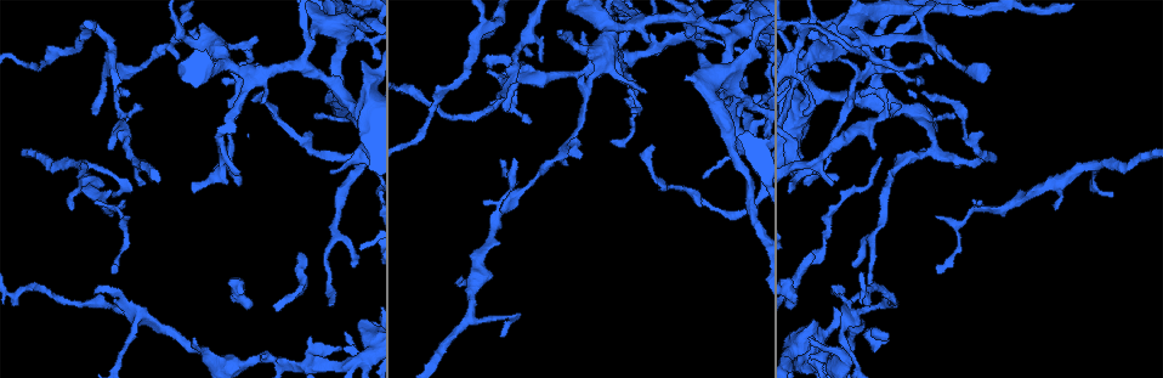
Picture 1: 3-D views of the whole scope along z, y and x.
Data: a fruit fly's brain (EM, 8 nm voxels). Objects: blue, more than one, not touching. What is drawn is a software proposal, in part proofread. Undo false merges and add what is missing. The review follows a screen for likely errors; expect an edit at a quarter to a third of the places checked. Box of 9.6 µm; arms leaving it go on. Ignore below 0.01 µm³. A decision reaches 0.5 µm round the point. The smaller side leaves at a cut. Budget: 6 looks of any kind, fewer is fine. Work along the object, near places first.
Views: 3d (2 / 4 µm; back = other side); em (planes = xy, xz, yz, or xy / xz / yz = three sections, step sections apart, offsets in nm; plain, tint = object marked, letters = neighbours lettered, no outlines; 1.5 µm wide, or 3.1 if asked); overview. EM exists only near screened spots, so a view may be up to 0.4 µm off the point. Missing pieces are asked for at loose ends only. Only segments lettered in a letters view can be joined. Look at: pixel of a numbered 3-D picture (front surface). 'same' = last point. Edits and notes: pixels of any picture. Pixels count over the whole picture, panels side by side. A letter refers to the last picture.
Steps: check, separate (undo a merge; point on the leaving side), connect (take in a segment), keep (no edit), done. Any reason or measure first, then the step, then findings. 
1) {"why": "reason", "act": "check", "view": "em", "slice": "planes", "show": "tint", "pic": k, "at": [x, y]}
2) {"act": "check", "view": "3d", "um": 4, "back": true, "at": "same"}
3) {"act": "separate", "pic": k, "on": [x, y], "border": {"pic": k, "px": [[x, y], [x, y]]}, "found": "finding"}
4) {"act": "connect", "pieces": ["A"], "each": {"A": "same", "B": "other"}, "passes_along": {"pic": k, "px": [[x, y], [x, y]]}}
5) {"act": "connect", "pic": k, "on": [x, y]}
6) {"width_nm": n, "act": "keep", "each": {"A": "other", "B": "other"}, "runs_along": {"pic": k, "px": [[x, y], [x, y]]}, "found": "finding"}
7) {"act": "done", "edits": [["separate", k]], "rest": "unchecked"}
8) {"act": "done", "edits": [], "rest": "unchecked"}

{"why": "tapers out", "act": "check", "view": "3d", "um": 2, "back": true, "pic": 1, "at": [516, 84]}

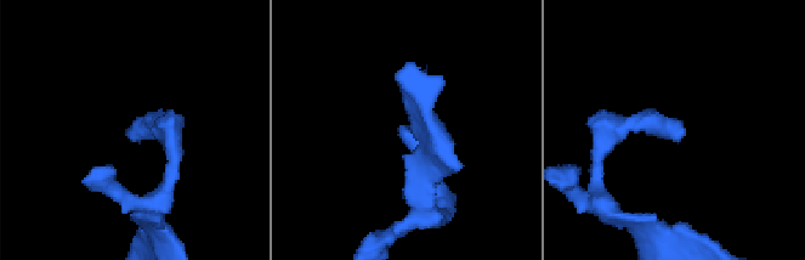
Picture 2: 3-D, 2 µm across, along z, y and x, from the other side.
{"why": "shape alone is not enough", "act": "check", "view": "em", "slice": "planes", "show": "letters", "pic": 2, "at": [127, 135]}

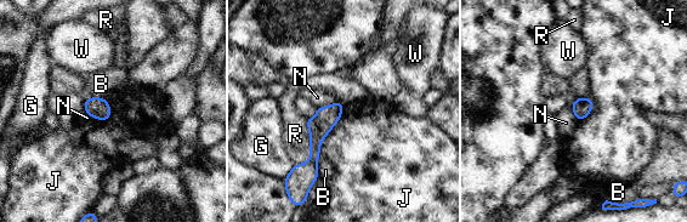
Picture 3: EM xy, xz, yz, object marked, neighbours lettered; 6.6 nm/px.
{"longest_contact_nm": ["R", 320], "act": "keep", "each": {"B": "other", "G": "other", "J": "other", "N": "other", "R": "other", "W": "other"}, "found": "none of them fits"}

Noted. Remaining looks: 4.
{"why": "tapers out", "act": "check", "view": "em", "slice": "xz", "step": 4, "show": "letters", "pic": 1, "at": [805, 113]}

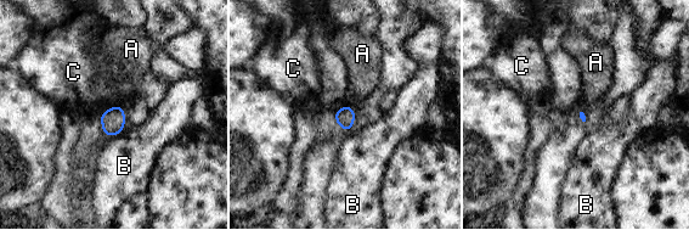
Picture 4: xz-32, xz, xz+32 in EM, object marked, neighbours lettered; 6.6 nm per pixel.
{"act": "keep", "each": {"A": "other", "B": "other", "C": "other"}, "found": "none of them fits"}

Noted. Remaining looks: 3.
{"why": "four-way junction", "act": "check", "view": "em", "slice": "planes", "show": "letters", "pic": 1, "at": [733, 84]}

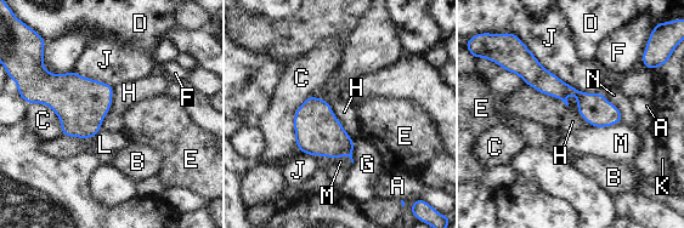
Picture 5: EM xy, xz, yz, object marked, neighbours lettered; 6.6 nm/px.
{"longest_contact_nm": ["J", 600], "act": "keep", "each": {"A": "other", "B": "other", "C": "other", "D": "other", "E": "other", "F": "other", "G": "other", "H": "other", "J": "other", "K": "other", "L": "other", "M": "other", "N": "other"}, "found": "all the same neuron"}

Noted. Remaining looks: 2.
{"act": "done", "edits": [], "rest": "unchecked"}

